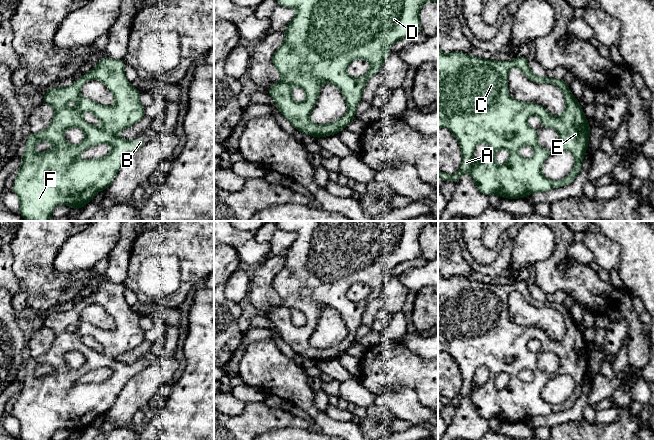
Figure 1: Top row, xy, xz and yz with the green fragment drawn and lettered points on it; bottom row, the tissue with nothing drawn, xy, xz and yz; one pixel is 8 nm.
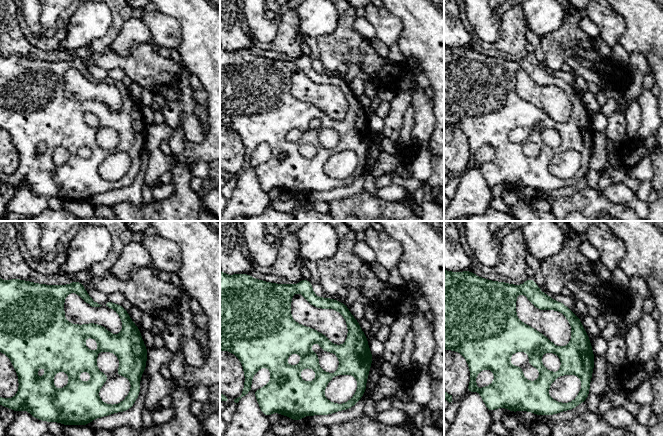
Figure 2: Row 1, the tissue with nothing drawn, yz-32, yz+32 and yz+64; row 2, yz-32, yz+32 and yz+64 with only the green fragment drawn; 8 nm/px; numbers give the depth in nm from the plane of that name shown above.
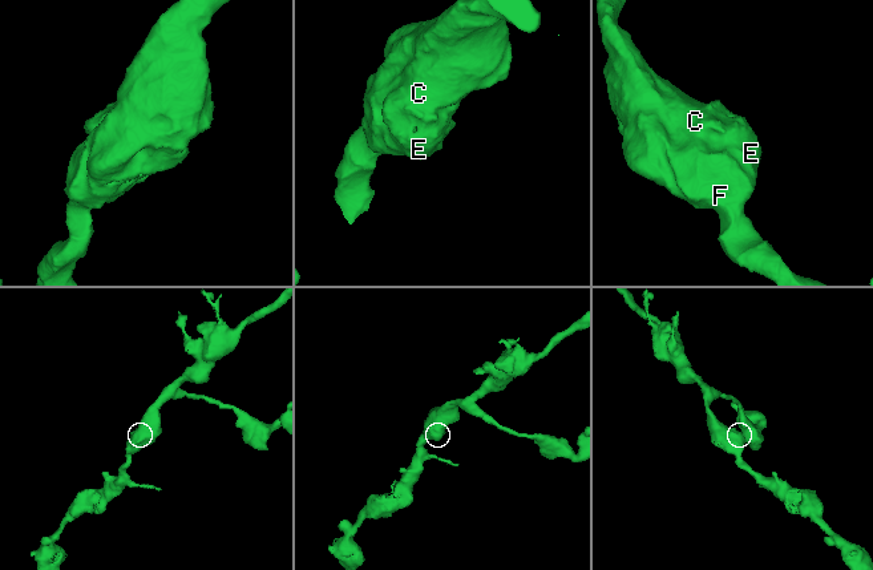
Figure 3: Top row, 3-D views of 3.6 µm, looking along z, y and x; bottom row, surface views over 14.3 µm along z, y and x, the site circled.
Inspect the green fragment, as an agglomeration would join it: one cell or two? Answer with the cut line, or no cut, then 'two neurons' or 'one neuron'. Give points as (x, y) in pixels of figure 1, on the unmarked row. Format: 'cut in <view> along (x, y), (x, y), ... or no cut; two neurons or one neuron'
no cut; one neuron

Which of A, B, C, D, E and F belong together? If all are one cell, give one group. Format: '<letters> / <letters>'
A B C D E F

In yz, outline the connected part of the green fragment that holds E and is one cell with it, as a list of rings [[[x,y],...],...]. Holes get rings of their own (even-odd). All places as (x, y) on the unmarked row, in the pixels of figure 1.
[[[438,271],[438,351],[447,352],[455,359],[462,376],[462,388],[456,398],[448,399],[438,394],[438,401],[443,406],[452,405],[456,408],[462,398],[469,396],[478,415],[486,420],[497,418],[501,422],[525,423],[532,417],[567,410],[575,404],[582,393],[584,377],[588,373],[589,346],[566,304],[548,300],[538,301],[532,297],[528,286],[523,280],[517,280],[515,284],[510,285],[495,285],[464,276],[445,278]],[[514,291],[519,292],[534,307],[550,307],[557,310],[566,326],[563,338],[551,340],[542,329],[512,322],[508,318],[508,297]],[[531,339],[540,341],[541,351],[553,352],[558,356],[560,366],[555,375],[570,375],[575,382],[572,395],[563,404],[549,404],[542,398],[542,389],[553,375],[546,374],[538,368],[538,353],[528,349],[528,341]],[[480,366],[488,368],[489,377],[483,385],[474,387],[473,377]],[[524,369],[534,373],[532,382],[526,383],[518,378],[519,372]],[[499,373],[506,373],[510,378],[509,383],[502,389],[498,389],[495,384]]]

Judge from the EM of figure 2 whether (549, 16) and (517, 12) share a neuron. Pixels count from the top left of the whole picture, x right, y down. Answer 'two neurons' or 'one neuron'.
two neurons

